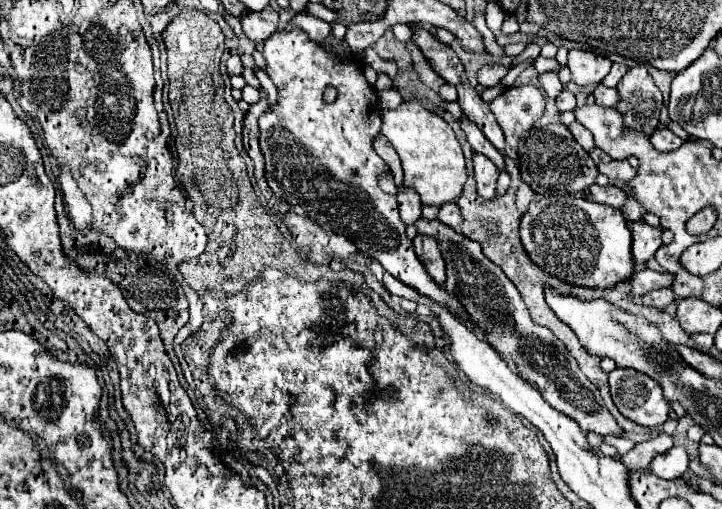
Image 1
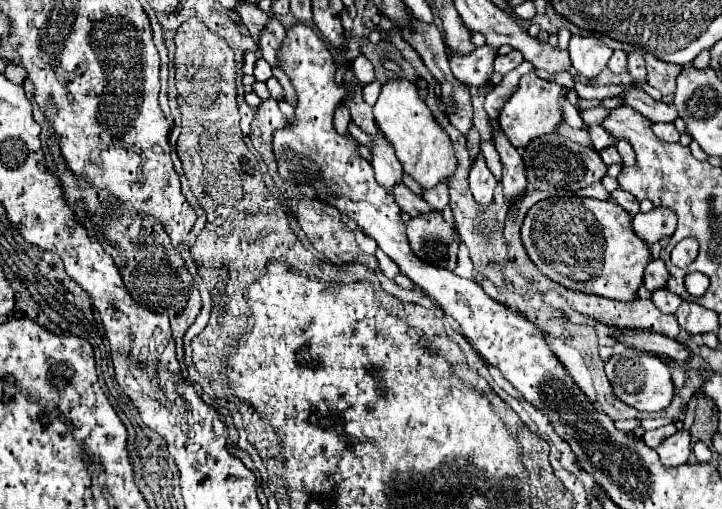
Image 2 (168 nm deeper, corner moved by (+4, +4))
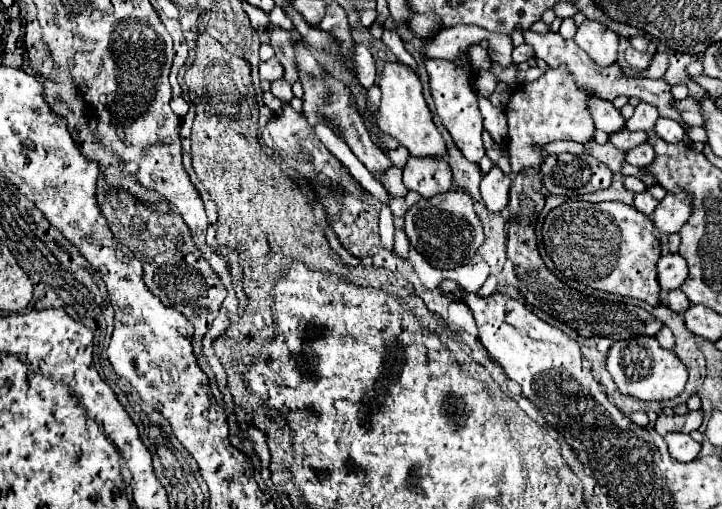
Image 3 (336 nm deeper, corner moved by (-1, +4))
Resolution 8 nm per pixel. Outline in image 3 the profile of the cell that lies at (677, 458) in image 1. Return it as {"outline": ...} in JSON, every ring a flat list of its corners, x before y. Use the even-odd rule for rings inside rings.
{"outline":[[671,433,665,437,667,445,669,445,669,453,675,461,681,461,681,463,689,463,697,457,697,453,701,451,701,445,695,443,689,435,683,435,683,433]]}

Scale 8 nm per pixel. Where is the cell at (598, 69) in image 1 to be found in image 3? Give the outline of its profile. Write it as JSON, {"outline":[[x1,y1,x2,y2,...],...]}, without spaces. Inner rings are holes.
{"outline":[[585,19,579,25,573,39,579,45,579,49,583,49,589,55,589,59,599,67,609,67,615,63,619,37,605,25]]}

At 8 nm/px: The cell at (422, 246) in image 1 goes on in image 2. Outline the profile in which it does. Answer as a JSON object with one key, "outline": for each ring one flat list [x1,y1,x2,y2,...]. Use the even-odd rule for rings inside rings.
{"outline":[[430,211,422,213,422,217,410,217,406,231,410,249,416,257,450,271,456,267,460,237,456,233,456,227,444,219,442,211]]}

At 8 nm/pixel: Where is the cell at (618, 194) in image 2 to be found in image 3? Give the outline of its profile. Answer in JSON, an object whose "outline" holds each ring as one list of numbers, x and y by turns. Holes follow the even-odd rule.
{"outline":[[643,191,643,193,637,193,637,195,635,195,633,205,635,205,643,215,649,217,649,215,653,213,653,209,657,207,657,201,655,201,647,191]]}

